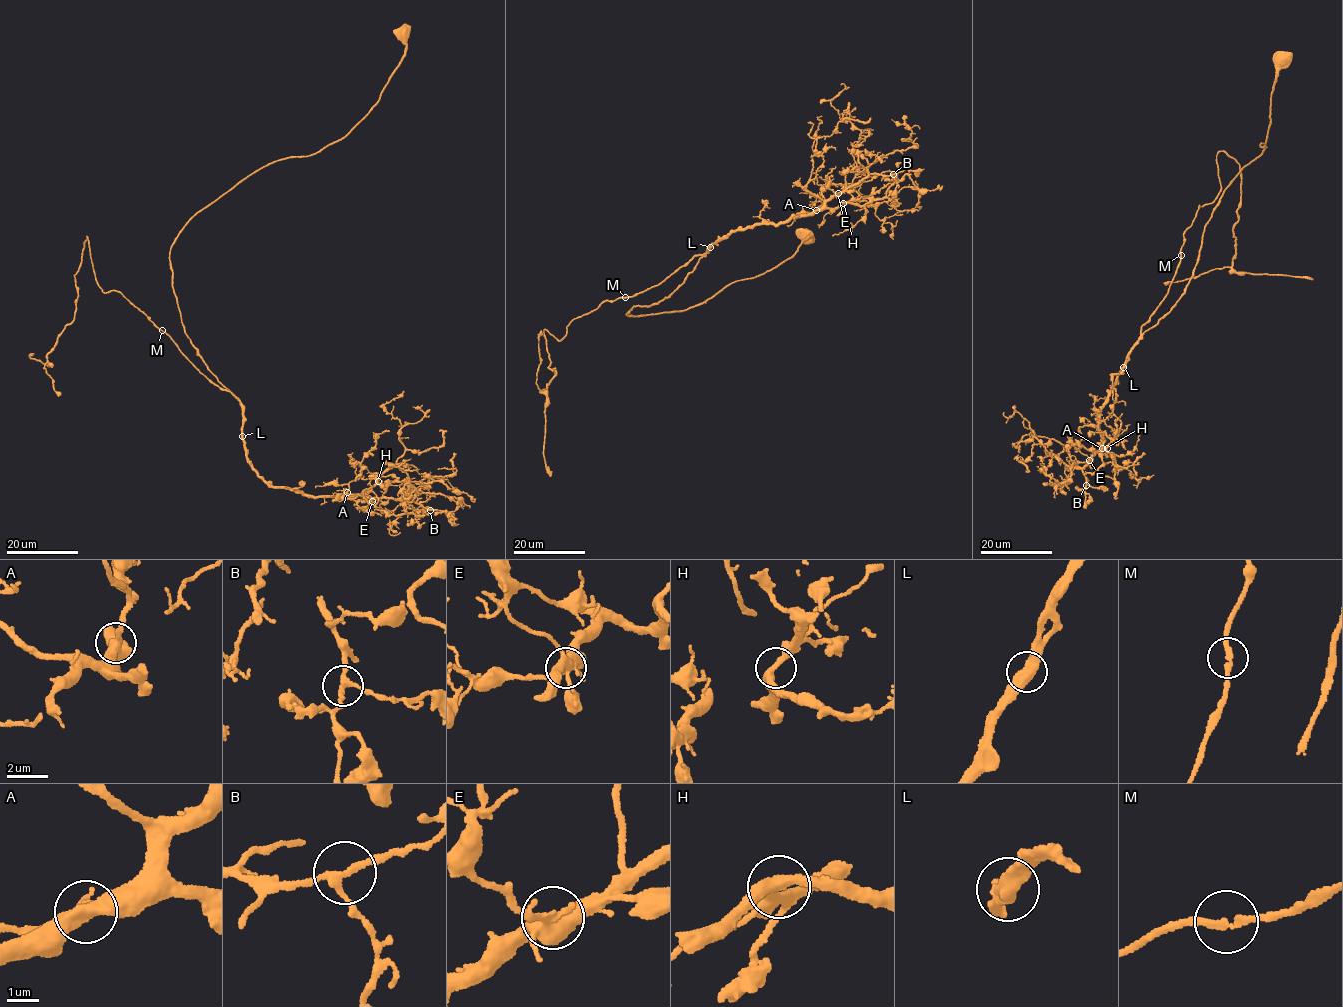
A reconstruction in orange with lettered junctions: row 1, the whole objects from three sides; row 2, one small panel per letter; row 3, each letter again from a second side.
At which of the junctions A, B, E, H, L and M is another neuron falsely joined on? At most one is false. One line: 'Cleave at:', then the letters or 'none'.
Cleave at: none

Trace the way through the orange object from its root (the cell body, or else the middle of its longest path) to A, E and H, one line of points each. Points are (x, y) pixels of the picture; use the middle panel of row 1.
A: (809, 234), (791, 257), (702, 303), (626, 313), (669, 296), (708, 248), (732, 232), (816, 210)
E: (809, 234), (791, 257), (702, 303), (626, 313), (669, 296), (708, 248), (732, 232), (812, 215), (838, 193)
H: (809, 234), (791, 257), (702, 303), (626, 313), (669, 296), (708, 248), (738, 229), (843, 203)

